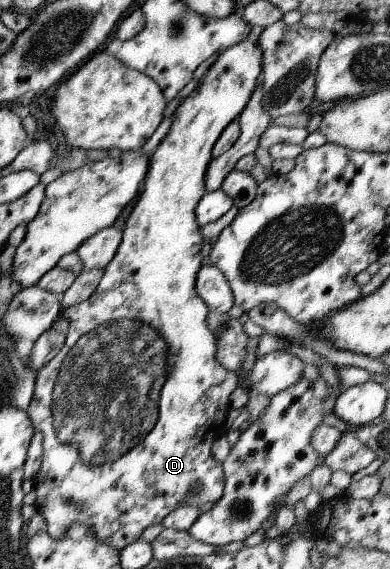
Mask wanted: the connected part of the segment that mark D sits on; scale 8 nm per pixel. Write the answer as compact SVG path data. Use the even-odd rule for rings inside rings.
M248 38L238 41L236 45L224 49L218 54L216 61L208 67L208 71L202 75L198 85L182 99L171 118L168 133L159 141L158 147L148 156L148 167L146 175L142 181L142 191L138 193L138 199L132 207L126 221L124 230L121 231L121 240L114 252L114 257L110 263L103 267L100 281L88 299L84 299L76 305L70 305L64 309L62 317L68 321L68 331L60 351L35 373L34 389L28 407L25 409L26 415L32 424L33 429L40 431L42 435L42 455L39 465L39 472L33 477L33 489L36 494L34 501L35 509L45 521L48 535L54 539L64 537L66 529L72 523L88 523L94 537L112 547L120 550L129 543L136 541L148 525L161 523L162 518L174 511L176 507L183 505L200 506L204 503L214 503L222 495L222 468L221 463L212 458L212 441L218 437L226 435L227 429L224 428L224 419L228 405L228 395L238 385L238 377L231 371L226 371L216 361L216 337L210 333L206 327L206 315L209 314L207 305L196 295L195 279L198 269L202 266L201 235L198 232L198 225L195 219L194 208L200 197L205 194L204 173L207 172L208 162L211 160L211 149L220 132L230 123L237 119L242 113L248 99L252 97L252 91L256 89L261 75L261 49L256 41Z

